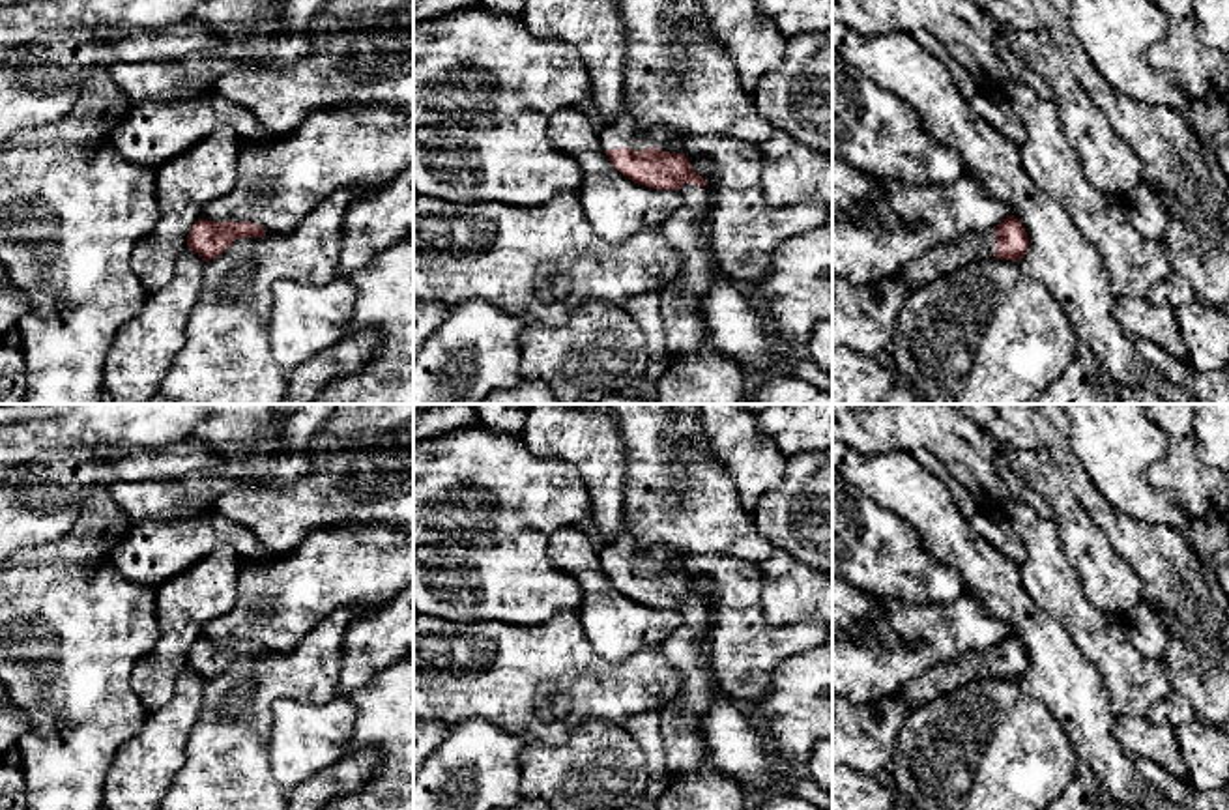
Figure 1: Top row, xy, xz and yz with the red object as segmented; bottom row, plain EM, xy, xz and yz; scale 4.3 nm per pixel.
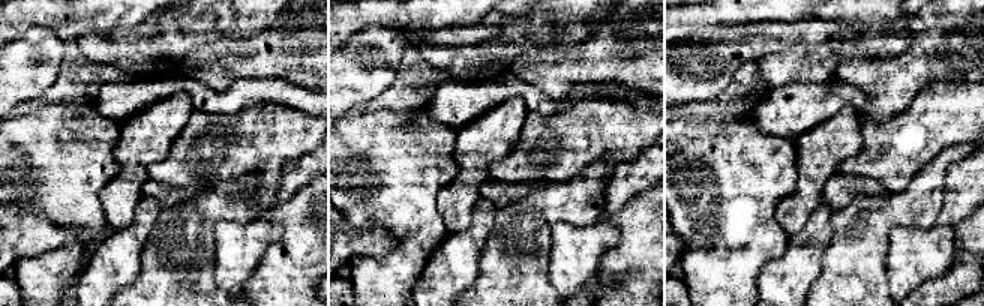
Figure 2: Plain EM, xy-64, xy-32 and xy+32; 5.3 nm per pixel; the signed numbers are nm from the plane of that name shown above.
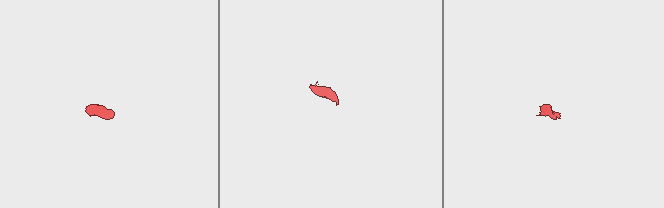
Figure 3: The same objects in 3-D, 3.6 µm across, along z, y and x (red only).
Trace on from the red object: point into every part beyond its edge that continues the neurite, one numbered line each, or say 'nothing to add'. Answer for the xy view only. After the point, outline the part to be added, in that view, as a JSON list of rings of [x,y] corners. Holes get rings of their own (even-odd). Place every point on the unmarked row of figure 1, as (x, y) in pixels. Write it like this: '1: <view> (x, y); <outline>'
nothing to add

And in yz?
1: yz (943, 678); [[[991,647],[980,653],[965,653],[960,658],[939,662],[909,679],[896,694],[913,709],[920,707],[935,700],[939,694],[948,694],[962,685],[984,677],[995,677],[995,658],[997,653]]]

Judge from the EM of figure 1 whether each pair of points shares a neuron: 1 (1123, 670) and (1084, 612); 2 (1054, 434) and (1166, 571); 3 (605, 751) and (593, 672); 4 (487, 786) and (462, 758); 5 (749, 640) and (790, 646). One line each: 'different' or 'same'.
1: same
2: same
3: different
4: same
5: same

